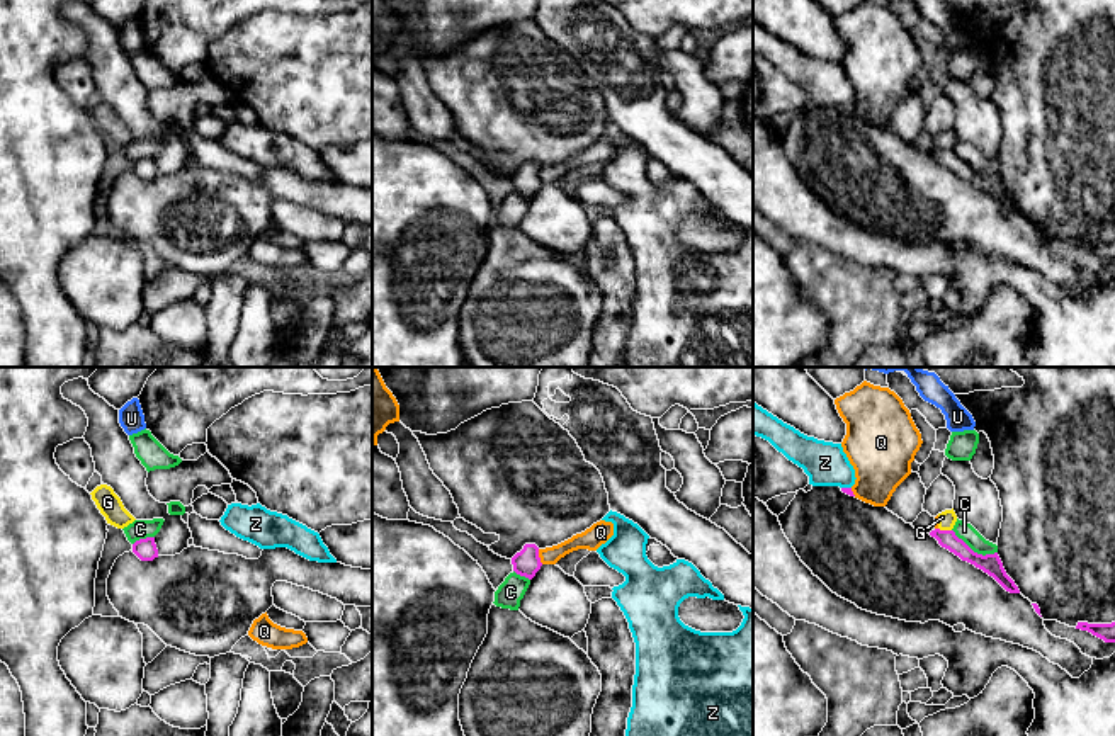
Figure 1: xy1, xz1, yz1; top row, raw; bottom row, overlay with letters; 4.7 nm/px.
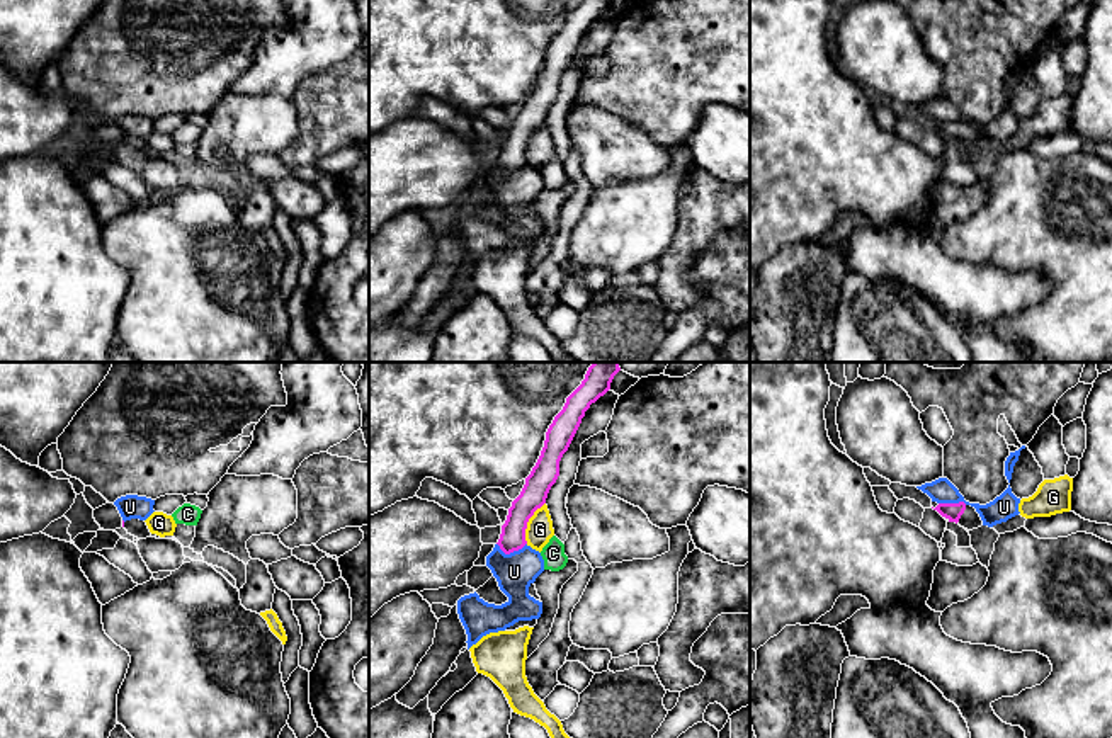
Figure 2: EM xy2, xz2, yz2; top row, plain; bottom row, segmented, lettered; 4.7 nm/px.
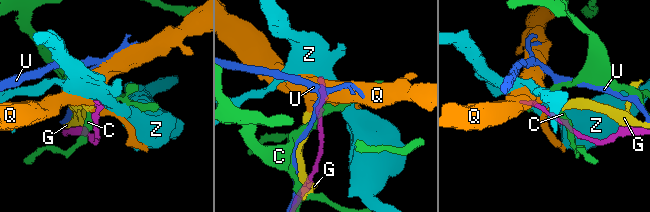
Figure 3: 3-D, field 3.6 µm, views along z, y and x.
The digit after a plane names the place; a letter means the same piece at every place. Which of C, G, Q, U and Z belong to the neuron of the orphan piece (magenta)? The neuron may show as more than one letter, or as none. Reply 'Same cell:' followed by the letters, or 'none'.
Same cell: none

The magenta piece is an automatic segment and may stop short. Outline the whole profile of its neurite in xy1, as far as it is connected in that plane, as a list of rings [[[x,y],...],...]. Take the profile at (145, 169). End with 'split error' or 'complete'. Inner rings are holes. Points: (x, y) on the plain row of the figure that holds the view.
[[[146,156],[139,158],[133,163],[133,172],[141,178],[141,180],[153,180],[158,177],[158,168],[155,163],[155,156]]]; complete

